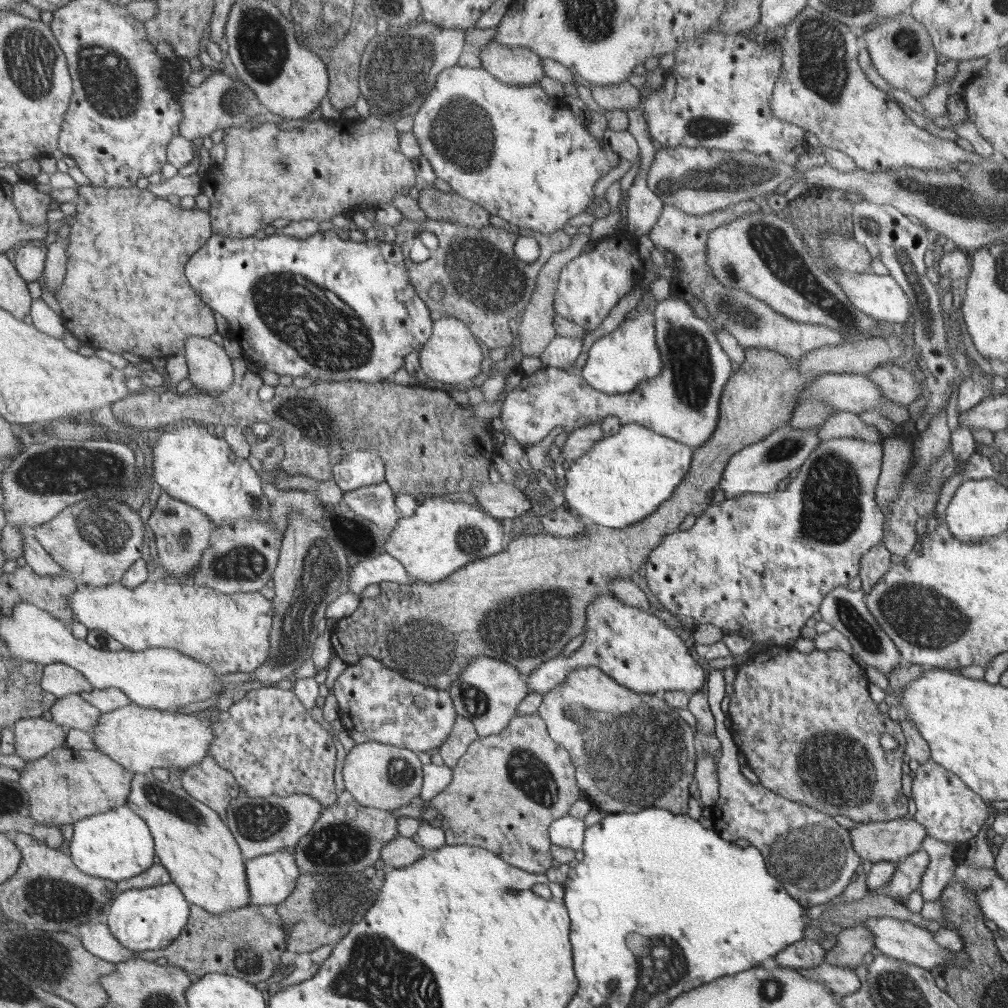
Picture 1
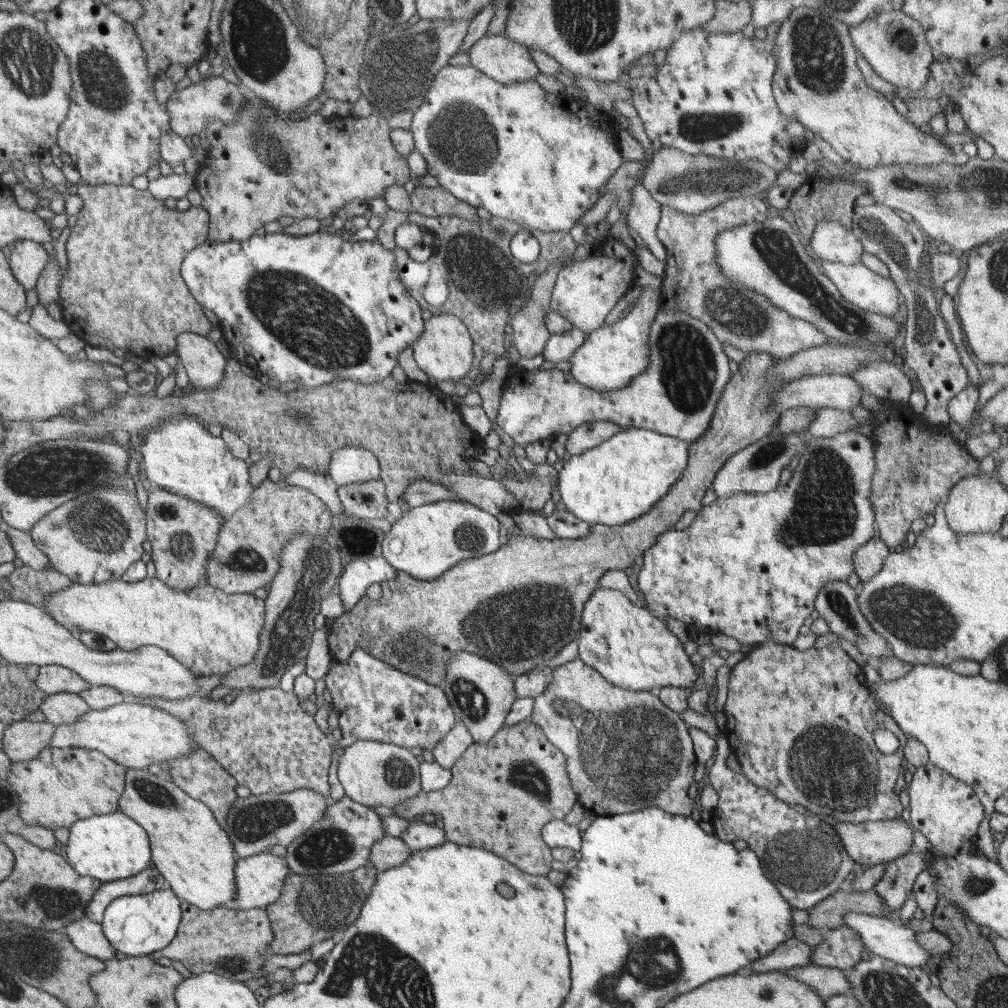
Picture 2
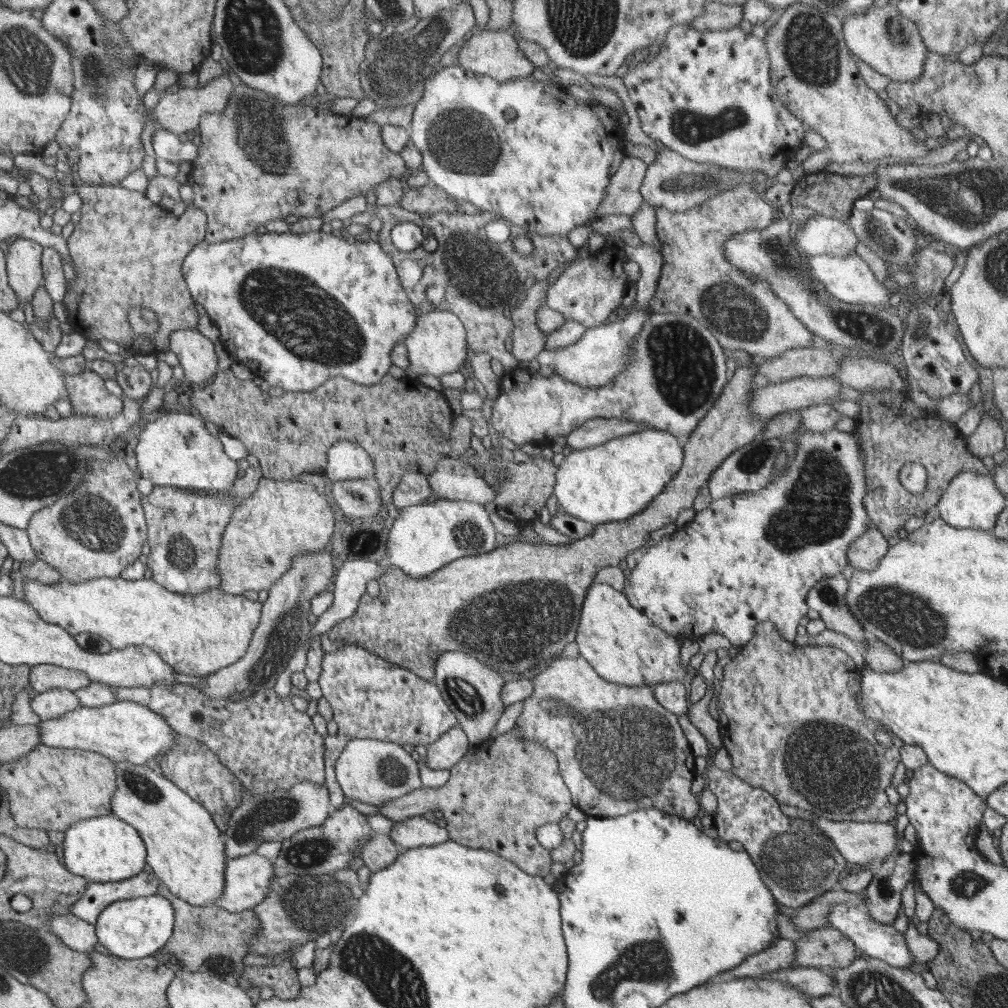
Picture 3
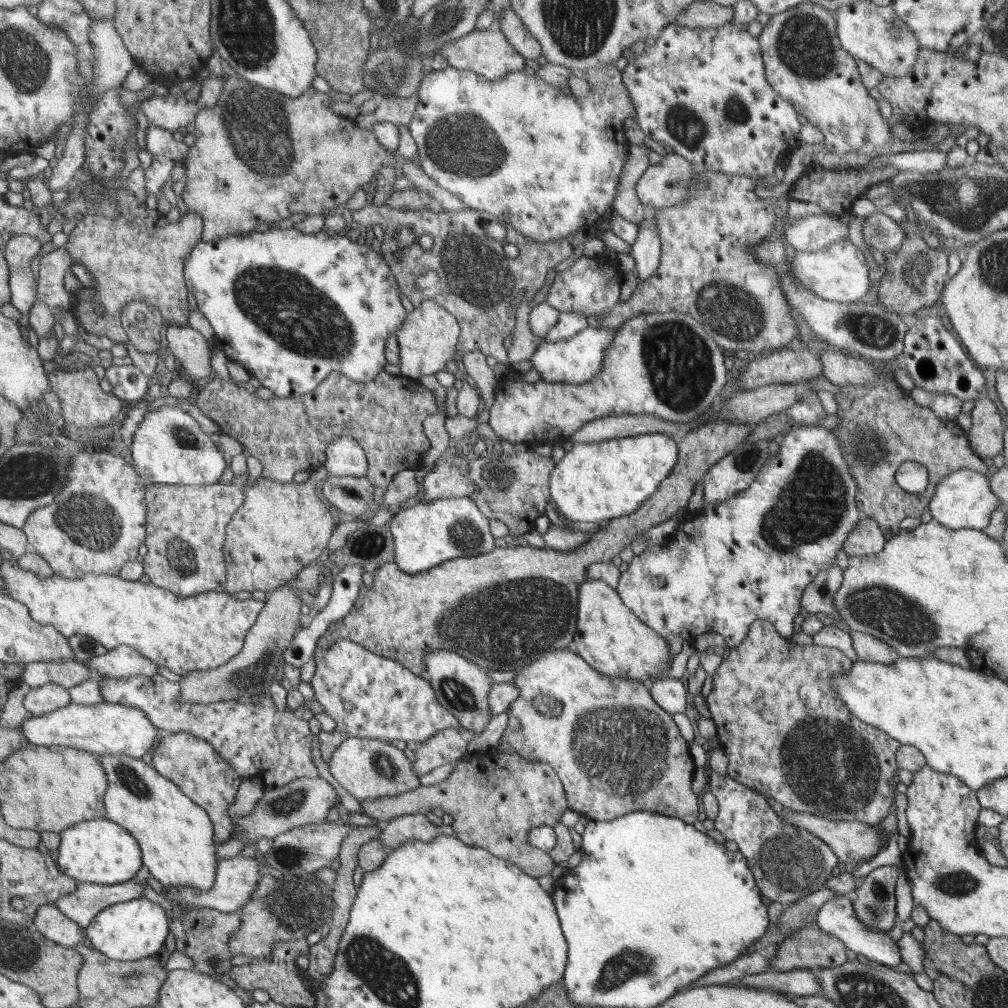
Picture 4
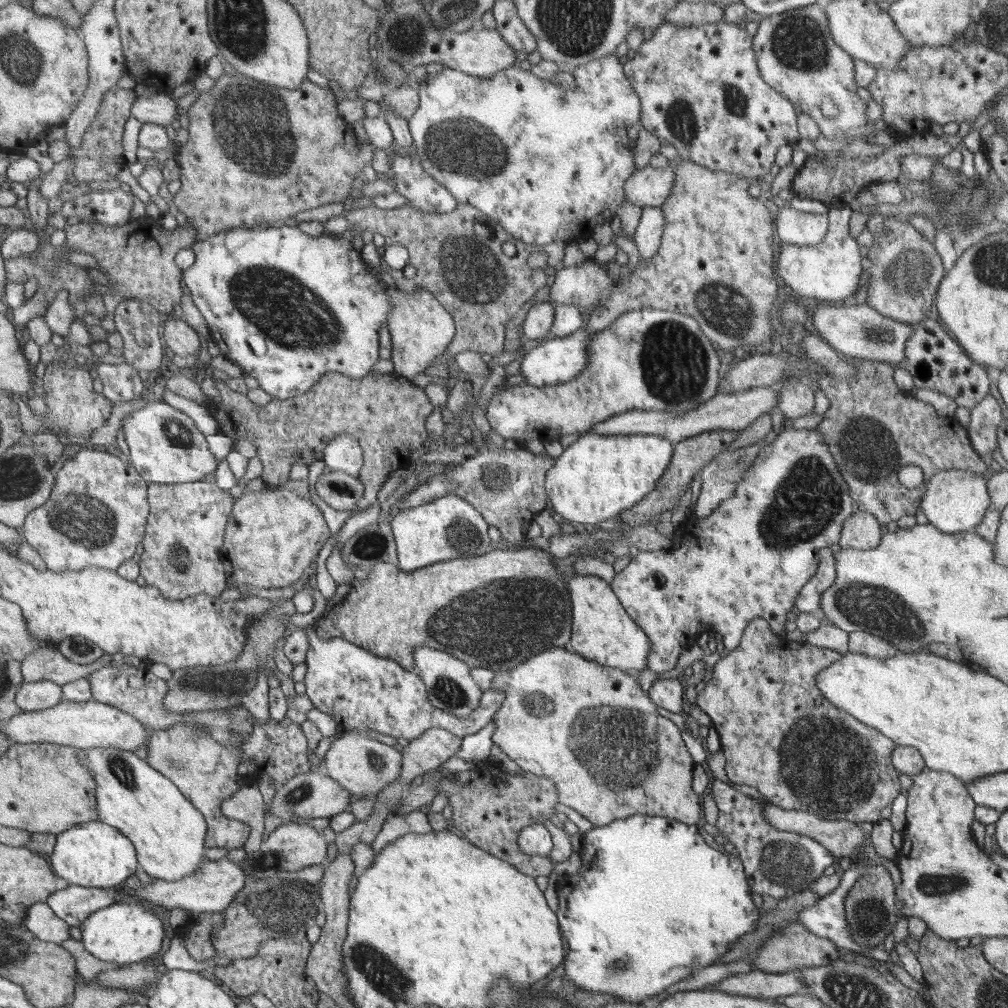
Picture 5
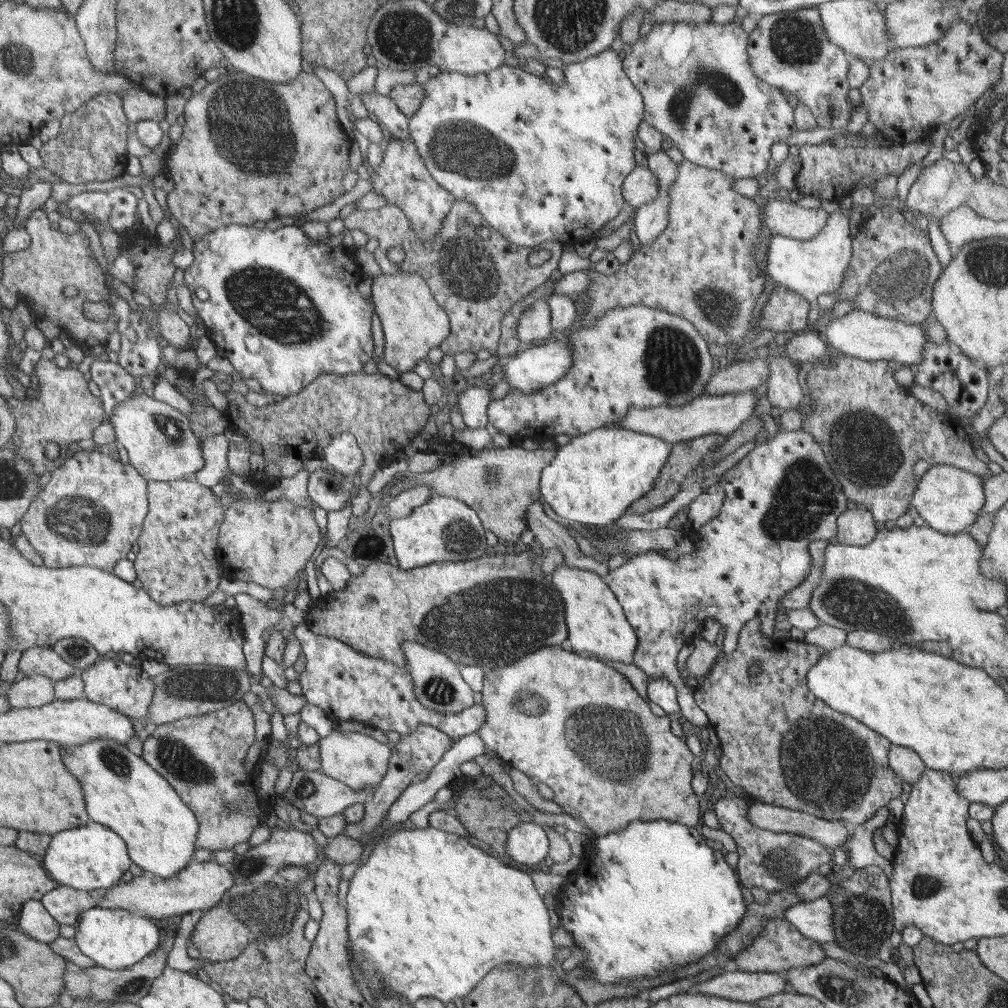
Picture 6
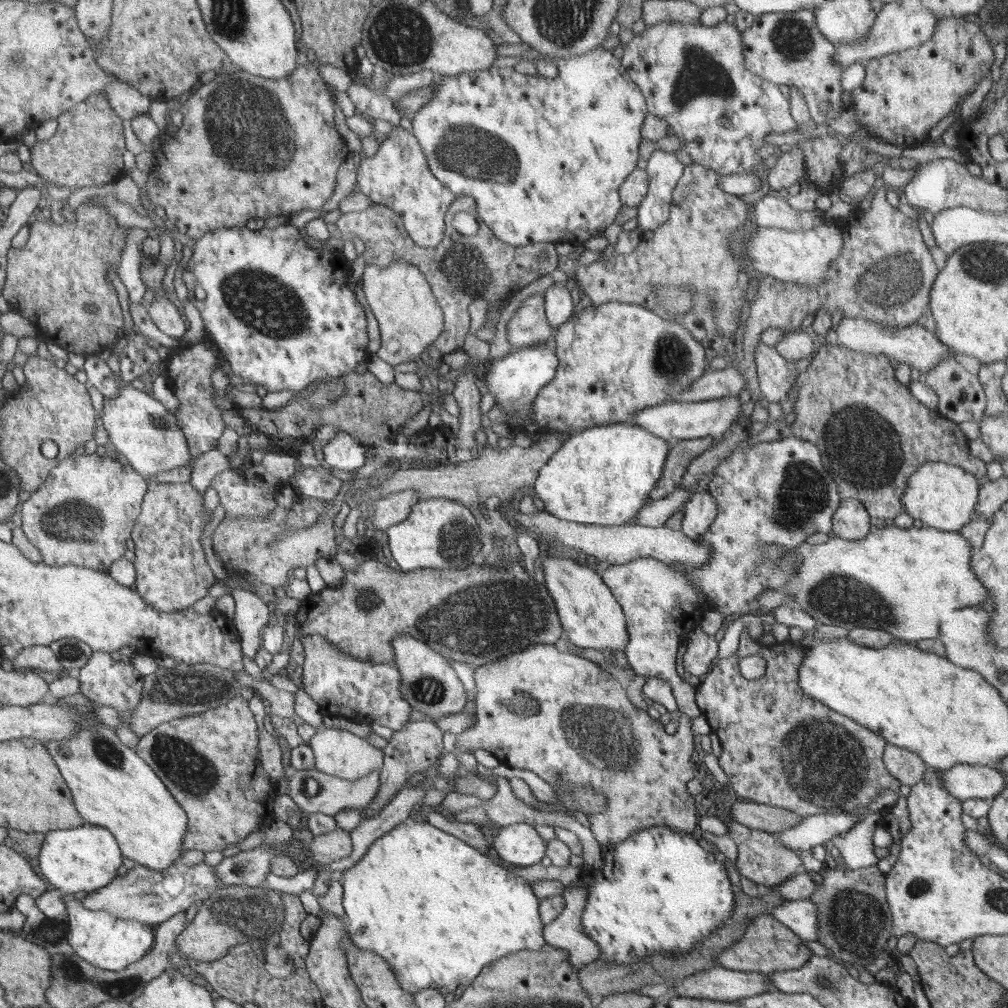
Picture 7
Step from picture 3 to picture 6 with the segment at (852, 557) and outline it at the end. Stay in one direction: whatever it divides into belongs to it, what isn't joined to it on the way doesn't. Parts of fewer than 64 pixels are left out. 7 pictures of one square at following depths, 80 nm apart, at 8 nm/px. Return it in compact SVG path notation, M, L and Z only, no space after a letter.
M850 502L837 520L837 540L848 546L866 546L876 536L876 521L873 514Z

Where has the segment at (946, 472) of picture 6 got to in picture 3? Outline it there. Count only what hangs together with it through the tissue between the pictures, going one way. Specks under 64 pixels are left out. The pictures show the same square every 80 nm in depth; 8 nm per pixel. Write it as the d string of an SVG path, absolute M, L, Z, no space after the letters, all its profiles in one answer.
M966 470L950 481L948 488L942 493L937 507L941 519L954 528L991 531L996 524L998 514L1004 510L1005 504L1006 497L999 491L993 478Z

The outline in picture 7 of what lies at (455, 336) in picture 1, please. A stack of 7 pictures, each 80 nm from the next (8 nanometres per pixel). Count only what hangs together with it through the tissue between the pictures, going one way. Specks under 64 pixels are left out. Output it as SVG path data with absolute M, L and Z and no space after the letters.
M393 259L386 268L368 261L362 278L364 294L380 327L381 347L377 356L393 367L419 360L444 329L444 314L425 273L417 265Z

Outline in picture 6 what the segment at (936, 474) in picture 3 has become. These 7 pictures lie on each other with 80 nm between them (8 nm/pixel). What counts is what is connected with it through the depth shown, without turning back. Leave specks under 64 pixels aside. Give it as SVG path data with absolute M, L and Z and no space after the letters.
M830 349L828 350L827 359L815 361L812 365L806 366L805 373L802 375L802 380L806 381L807 388L810 389L812 406L814 407L810 413L805 414L808 419L804 420L802 429L809 432L822 447L826 462L828 462L830 468L837 476L837 480L843 486L845 495L849 498L850 502L856 502L858 506L871 512L875 521L882 522L886 522L887 520L896 521L899 516L904 516L904 514L910 512L911 498L914 496L915 490L917 490L917 484L923 473L931 466L946 464L974 473L979 477L988 474L989 472L988 465L975 456L971 437L964 431L964 426L960 421L954 419L950 414L947 414L947 412L933 410L931 406L925 405L921 400L918 400L914 395L911 395L908 388L904 388L898 383L896 372L897 367L891 362L884 360L868 361L858 359L848 355L842 355L842 353Z

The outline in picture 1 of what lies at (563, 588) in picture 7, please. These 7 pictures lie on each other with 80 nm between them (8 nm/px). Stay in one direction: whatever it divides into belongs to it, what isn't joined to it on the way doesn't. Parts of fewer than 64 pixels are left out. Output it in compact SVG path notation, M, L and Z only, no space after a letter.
M605 595L589 604L589 622L582 647L569 656L560 654L542 663L526 680L530 693L544 694L564 682L576 667L598 667L634 692L657 694L670 690L693 694L702 688L706 678L698 663L678 634L668 630L654 613L624 604L616 596Z

